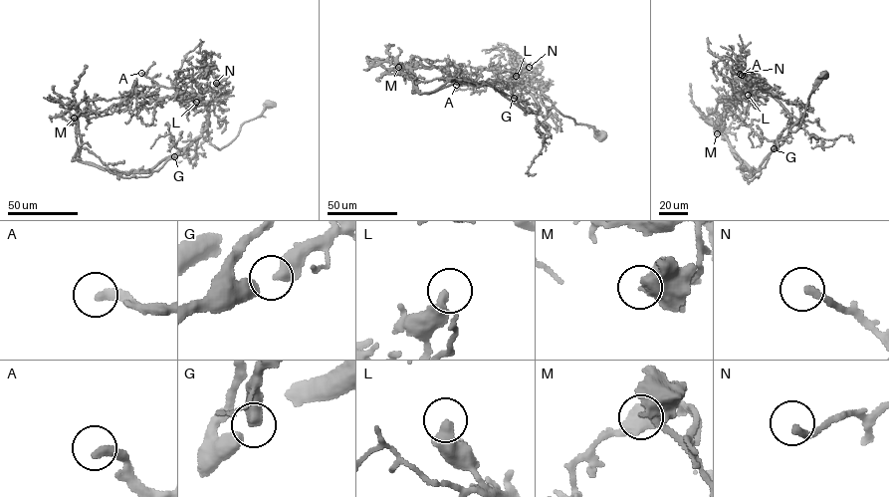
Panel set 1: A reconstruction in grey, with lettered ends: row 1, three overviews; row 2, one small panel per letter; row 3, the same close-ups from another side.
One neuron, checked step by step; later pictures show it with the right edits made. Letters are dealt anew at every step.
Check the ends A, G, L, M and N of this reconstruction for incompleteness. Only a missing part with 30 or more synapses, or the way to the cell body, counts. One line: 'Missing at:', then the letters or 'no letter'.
Missing at: A

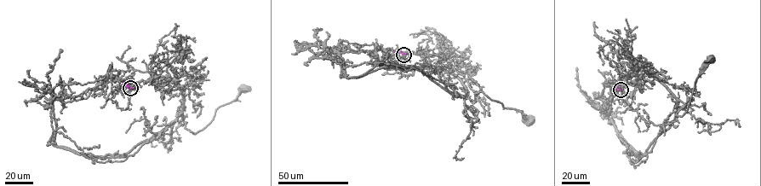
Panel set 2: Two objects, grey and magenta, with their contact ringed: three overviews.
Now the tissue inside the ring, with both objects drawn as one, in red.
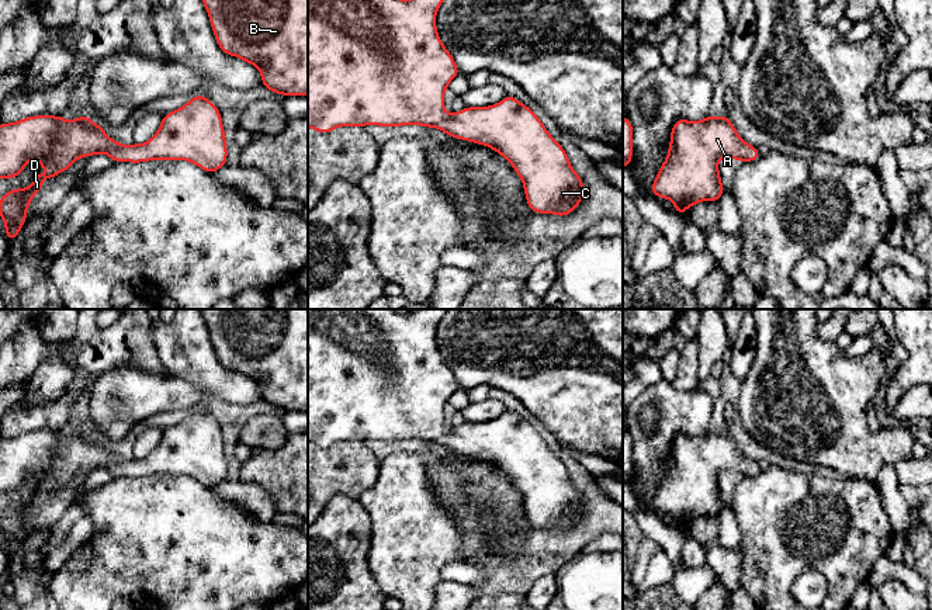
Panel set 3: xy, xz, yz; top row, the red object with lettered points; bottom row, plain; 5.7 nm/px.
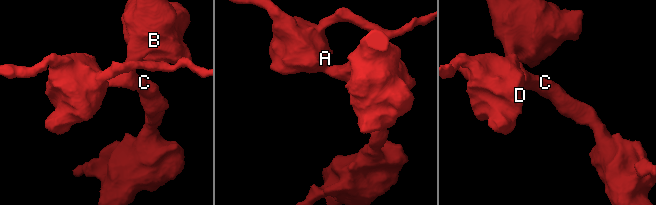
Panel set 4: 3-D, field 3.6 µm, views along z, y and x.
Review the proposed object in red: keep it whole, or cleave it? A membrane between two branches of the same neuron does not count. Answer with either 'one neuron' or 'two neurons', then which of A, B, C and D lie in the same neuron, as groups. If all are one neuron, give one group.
one neuron | A B C D

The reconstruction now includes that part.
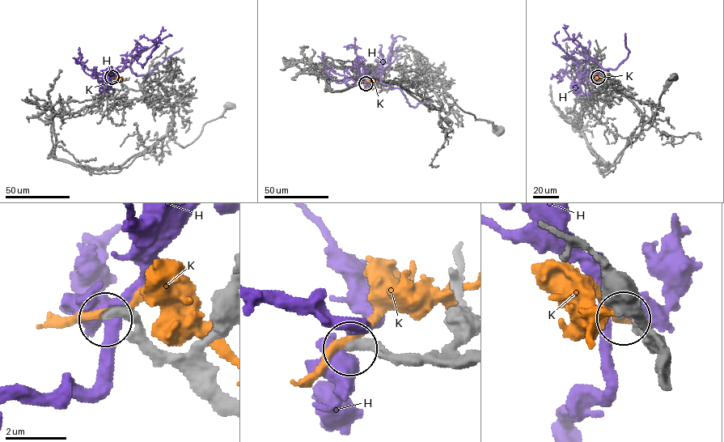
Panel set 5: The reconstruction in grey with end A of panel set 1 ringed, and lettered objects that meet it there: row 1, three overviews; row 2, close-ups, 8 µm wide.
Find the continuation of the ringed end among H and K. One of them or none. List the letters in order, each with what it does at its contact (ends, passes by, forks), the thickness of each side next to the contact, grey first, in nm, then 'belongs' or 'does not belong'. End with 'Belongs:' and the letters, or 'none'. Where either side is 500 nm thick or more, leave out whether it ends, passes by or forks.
H: it forks; calibres 340 and 440 nm; does not belong
K: it passes by; calibres 360 and 240 nm; does not belong
Belongs: none

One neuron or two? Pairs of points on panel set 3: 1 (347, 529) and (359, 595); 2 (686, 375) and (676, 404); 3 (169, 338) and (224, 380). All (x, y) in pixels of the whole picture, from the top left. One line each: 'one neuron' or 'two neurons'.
1: one neuron
2: two neurons
3: one neuron

